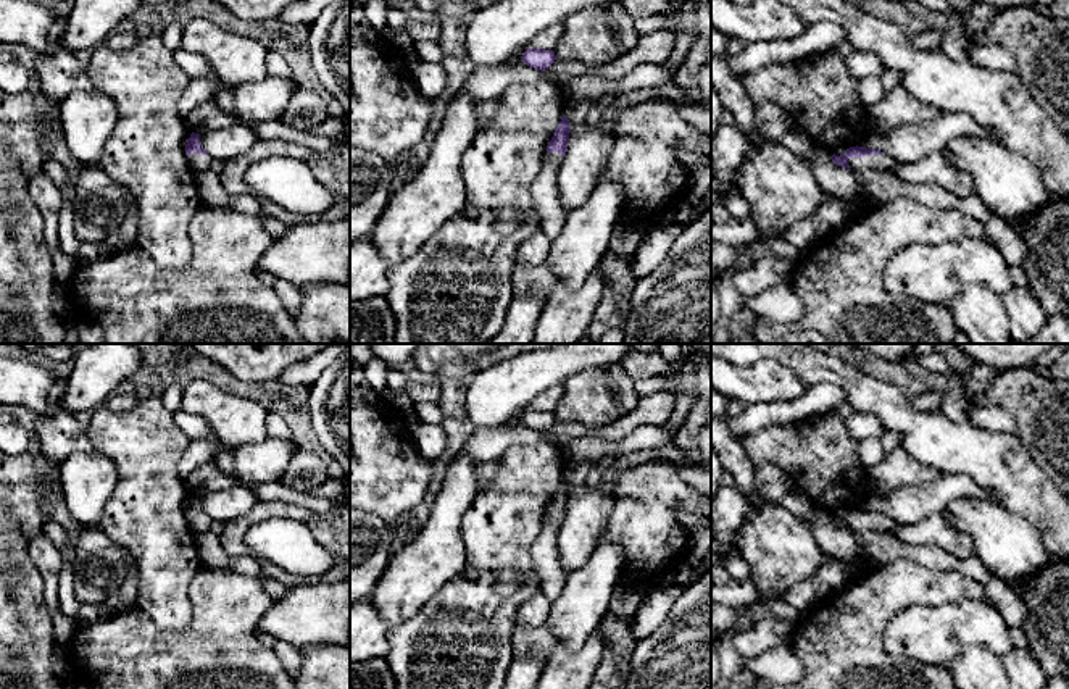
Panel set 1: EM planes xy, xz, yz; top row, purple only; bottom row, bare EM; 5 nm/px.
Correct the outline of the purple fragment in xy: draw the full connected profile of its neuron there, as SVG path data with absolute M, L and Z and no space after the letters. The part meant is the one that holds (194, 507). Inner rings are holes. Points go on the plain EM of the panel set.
M195 494L190 495L190 499L187 500L187 505L185 505L185 516L187 516L189 528L195 534L210 531L213 520L203 510L203 507L200 503L200 495L195 495Z

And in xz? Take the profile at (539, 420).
M529 410L522 415L522 424L539 432L548 431L555 421L556 418L553 411Z

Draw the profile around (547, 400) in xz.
M545 390L535 395L524 408L516 411L516 415L508 423L513 426L522 424L522 415L529 410L555 411L561 400L561 395L561 390Z

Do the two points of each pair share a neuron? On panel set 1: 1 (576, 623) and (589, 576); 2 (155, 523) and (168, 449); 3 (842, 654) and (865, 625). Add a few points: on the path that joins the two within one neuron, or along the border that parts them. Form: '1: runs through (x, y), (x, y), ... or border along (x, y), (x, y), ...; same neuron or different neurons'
1: runs through (578, 612), (589, 588); same neuron
2: runs through (155, 505), (157, 467); same neuron
3: runs through (842, 647), (858, 631); same neuron

